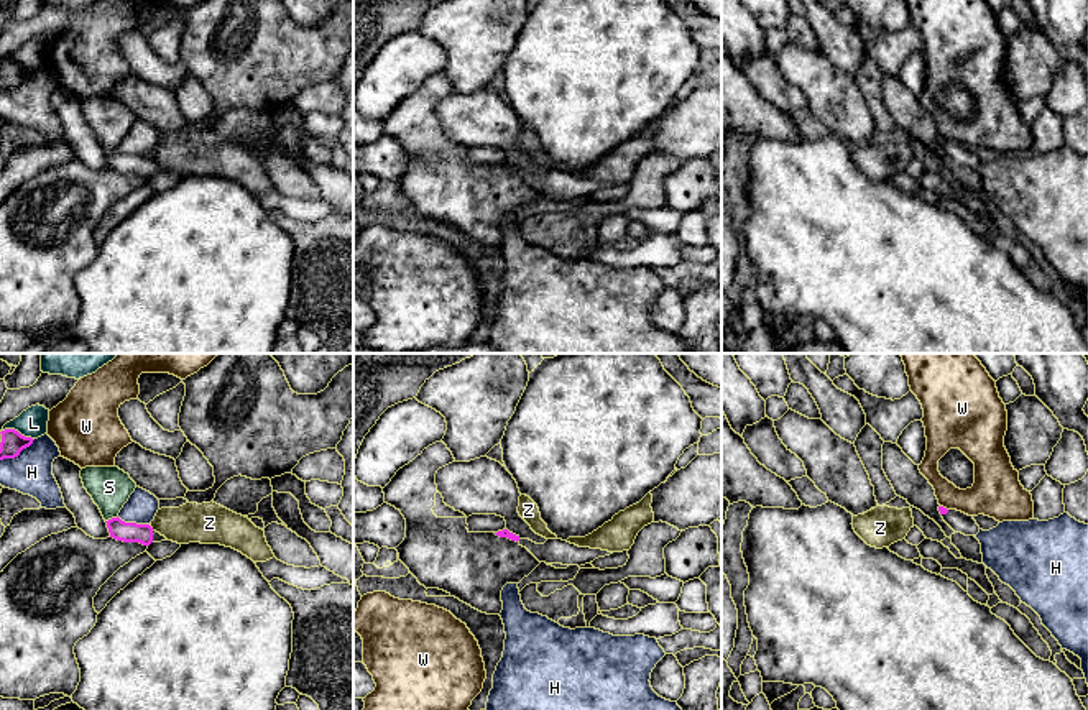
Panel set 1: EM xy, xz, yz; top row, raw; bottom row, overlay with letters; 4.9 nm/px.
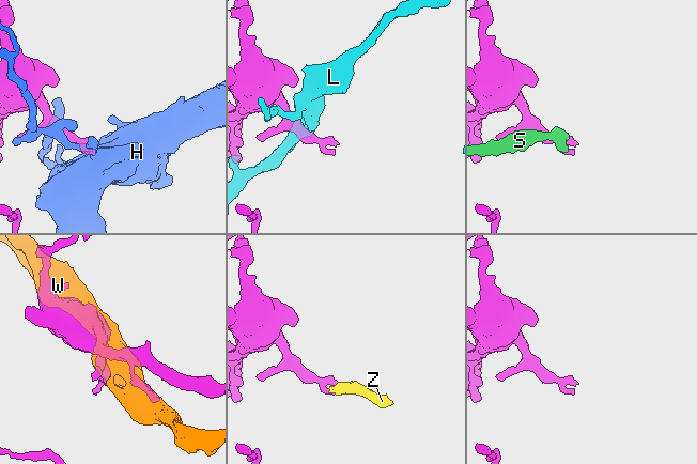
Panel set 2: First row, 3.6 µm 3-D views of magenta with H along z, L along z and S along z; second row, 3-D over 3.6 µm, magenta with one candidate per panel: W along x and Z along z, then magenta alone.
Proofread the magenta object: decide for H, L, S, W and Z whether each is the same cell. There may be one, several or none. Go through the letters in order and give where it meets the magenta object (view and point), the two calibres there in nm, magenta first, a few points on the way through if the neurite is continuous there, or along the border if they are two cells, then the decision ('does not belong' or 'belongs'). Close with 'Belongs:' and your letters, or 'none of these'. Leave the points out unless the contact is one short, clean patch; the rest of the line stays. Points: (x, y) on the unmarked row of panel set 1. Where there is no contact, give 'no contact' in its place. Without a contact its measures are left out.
H: contact xy (17, 87); calibres 110 and 200 nm; does not belong
L: contact xy (17, 63); calibres 110 and 140 nm; does not belong
S: contact xy (112, 150); calibres 100 and 200 nm; border xy (117, 147), (106, 153); does not belong
W: contact yz (942, 138); calibres 40 and 200 nm; does not belong
Z: contact xy (152, 160); calibres 100 and 190 nm; border xy (148, 156), (153, 161); does not belong
Belongs: none of these

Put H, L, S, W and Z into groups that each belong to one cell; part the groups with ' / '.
H / L / S Z / W

